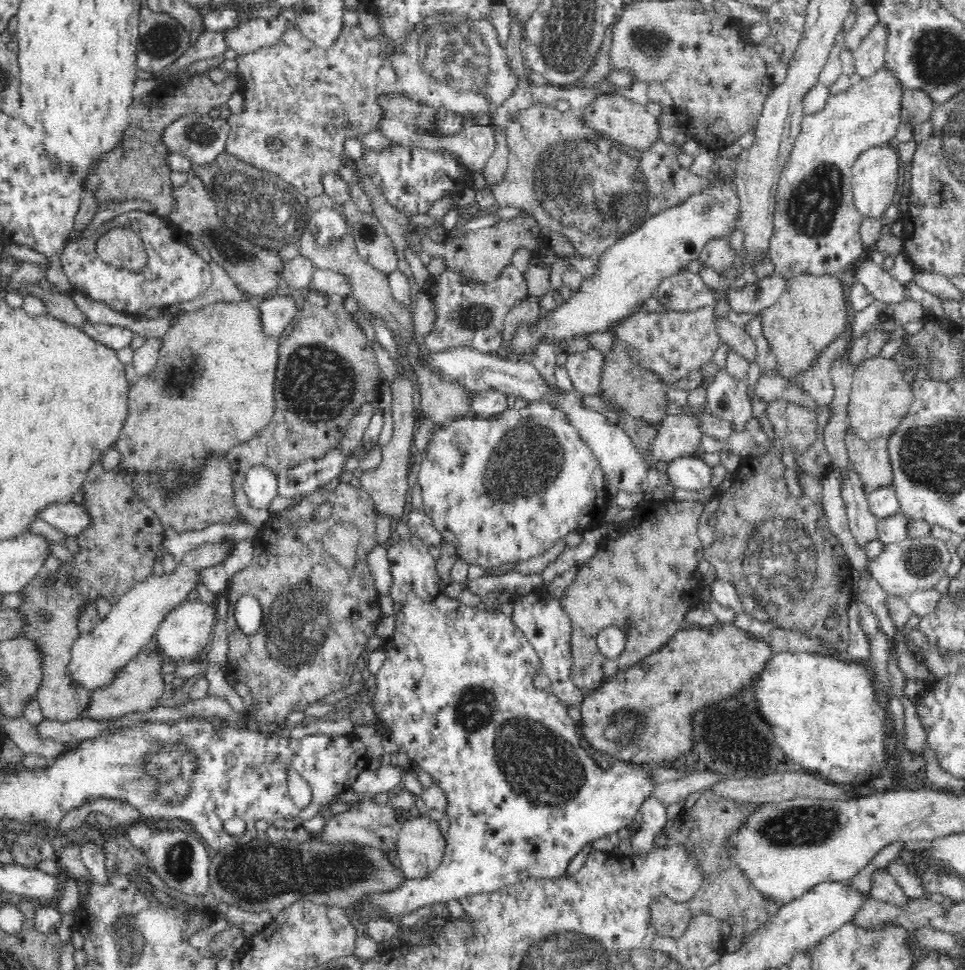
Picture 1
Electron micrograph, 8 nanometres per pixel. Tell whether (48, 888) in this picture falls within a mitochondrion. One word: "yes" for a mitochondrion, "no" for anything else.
no

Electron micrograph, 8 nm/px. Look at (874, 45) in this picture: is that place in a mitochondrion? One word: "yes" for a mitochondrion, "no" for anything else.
no

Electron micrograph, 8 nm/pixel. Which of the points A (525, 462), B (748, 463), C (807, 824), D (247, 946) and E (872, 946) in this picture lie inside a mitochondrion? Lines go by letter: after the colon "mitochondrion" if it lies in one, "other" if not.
A: mitochondrion
B: other
C: mitochondrion
D: other
E: mitochondrion

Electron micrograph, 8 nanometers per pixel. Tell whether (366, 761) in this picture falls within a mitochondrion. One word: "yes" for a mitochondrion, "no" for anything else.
no

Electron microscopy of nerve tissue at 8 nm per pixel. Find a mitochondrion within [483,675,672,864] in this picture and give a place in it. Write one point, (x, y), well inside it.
(623, 728)

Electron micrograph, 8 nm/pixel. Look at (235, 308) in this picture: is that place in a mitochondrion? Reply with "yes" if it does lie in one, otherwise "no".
no

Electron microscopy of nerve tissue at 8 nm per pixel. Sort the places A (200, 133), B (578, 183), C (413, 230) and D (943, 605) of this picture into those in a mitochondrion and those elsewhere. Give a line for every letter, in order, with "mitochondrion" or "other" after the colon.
A: mitochondrion
B: mitochondrion
C: other
D: other

